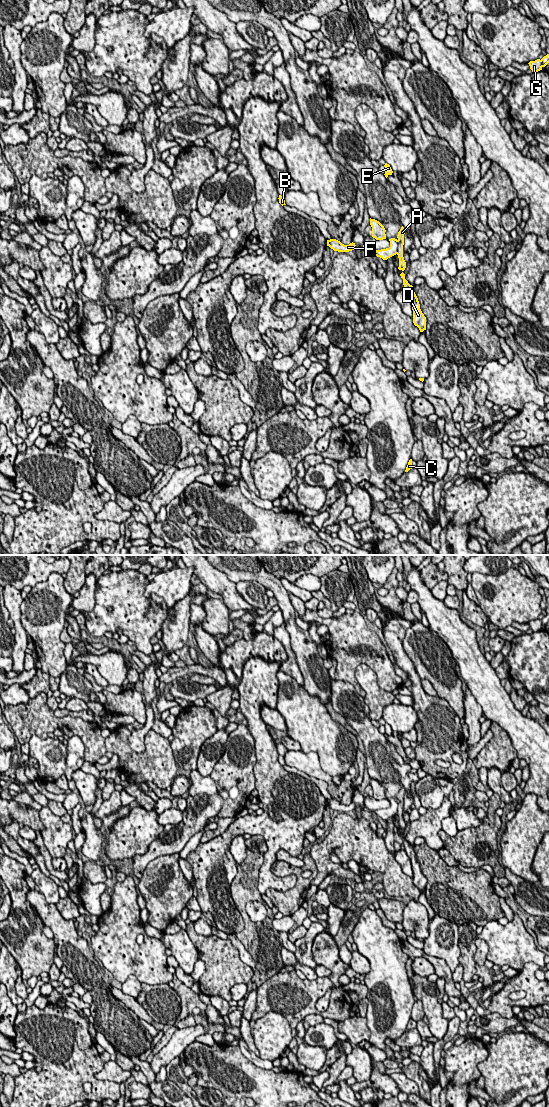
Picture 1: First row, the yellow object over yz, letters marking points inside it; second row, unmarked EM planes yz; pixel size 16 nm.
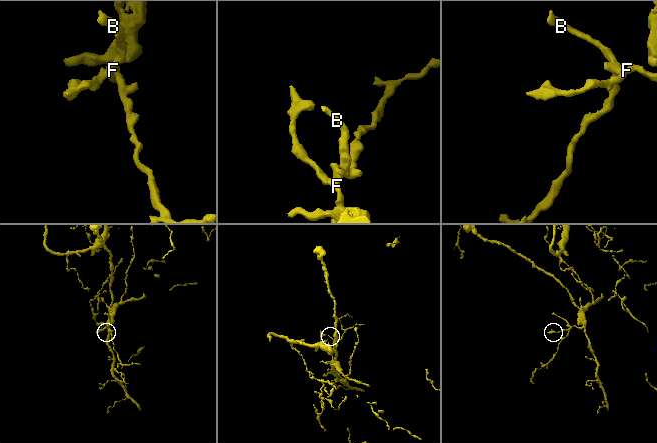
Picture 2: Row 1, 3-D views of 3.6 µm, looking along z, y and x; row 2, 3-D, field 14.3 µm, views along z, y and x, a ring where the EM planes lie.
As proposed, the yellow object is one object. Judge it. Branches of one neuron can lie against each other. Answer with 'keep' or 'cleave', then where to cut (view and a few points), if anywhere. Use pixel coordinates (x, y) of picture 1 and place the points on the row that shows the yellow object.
cleave; cut in yz along (398, 240), (395, 253)

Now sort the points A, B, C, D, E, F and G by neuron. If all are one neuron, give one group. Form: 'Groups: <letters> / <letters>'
Groups: A C D / B E F G

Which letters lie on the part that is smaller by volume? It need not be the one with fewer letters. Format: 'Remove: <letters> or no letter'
Remove: A, C, D

